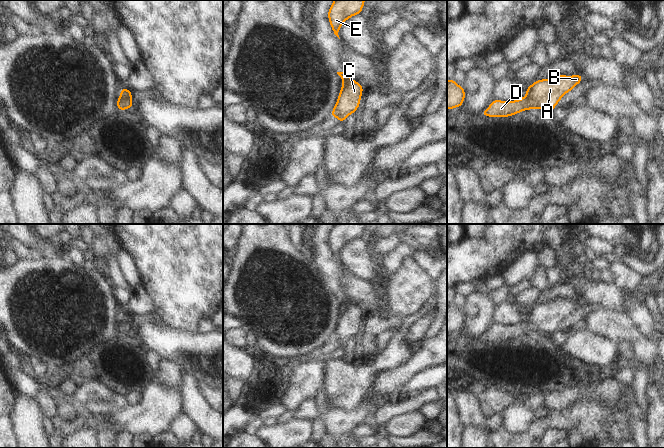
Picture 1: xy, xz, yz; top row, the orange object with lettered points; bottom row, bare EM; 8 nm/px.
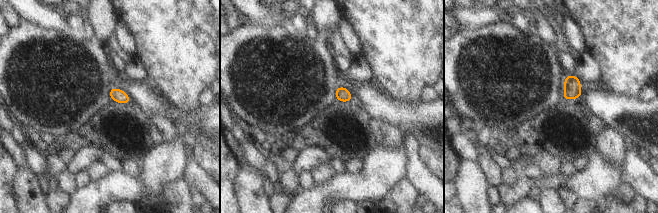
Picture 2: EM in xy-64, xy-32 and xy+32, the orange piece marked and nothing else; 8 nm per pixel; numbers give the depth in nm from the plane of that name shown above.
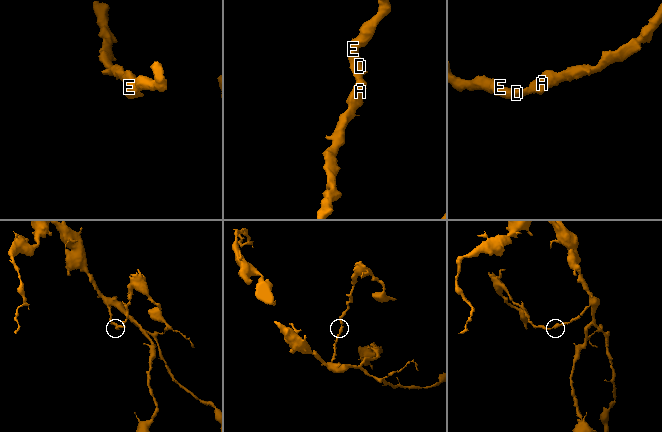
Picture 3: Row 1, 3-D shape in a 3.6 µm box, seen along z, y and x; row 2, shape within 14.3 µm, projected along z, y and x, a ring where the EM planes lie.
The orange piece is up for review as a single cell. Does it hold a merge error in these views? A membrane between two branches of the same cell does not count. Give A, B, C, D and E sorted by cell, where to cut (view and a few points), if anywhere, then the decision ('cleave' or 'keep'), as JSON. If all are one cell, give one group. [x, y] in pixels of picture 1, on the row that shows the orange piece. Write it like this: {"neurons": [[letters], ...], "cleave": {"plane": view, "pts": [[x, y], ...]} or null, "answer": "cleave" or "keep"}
{"neurons": [["A", "B", "C", "D", "E"]], "cleave": null, "answer": "keep"}

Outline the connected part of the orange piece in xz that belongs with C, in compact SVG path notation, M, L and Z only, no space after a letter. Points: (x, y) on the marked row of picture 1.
M337 72L343 81L340 89L336 105L332 110L330 116L338 118L339 123L343 121L360 106L360 99L364 89L357 81L352 80L351 77L344 72Z

